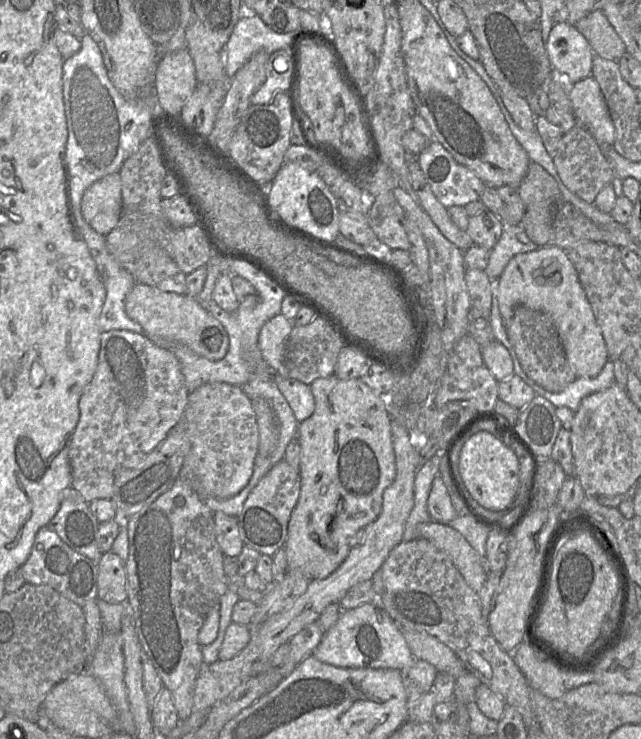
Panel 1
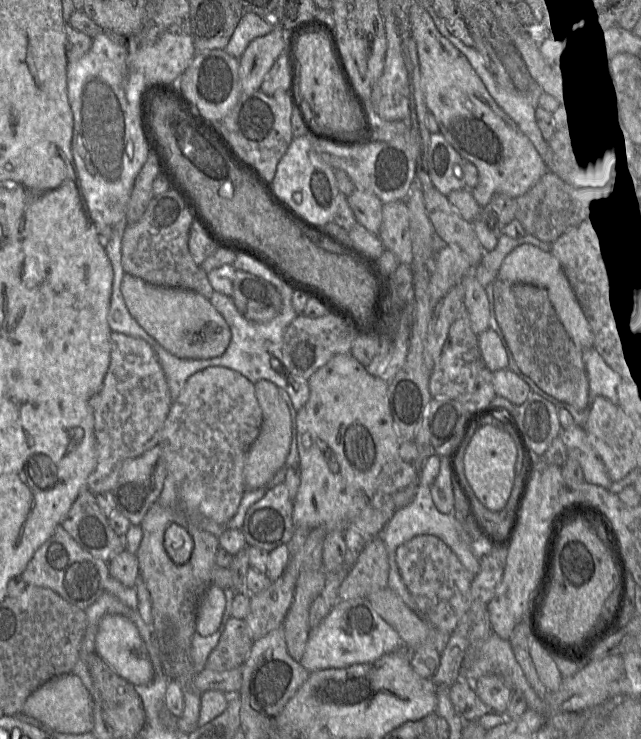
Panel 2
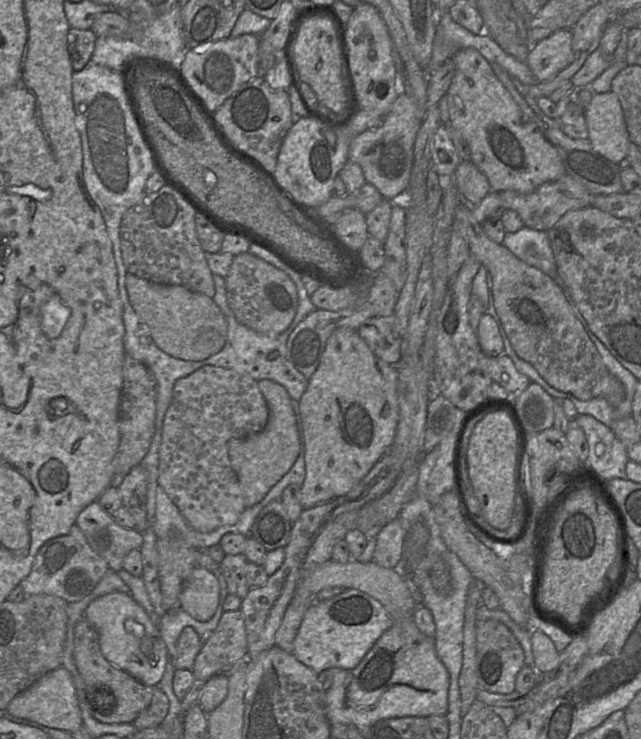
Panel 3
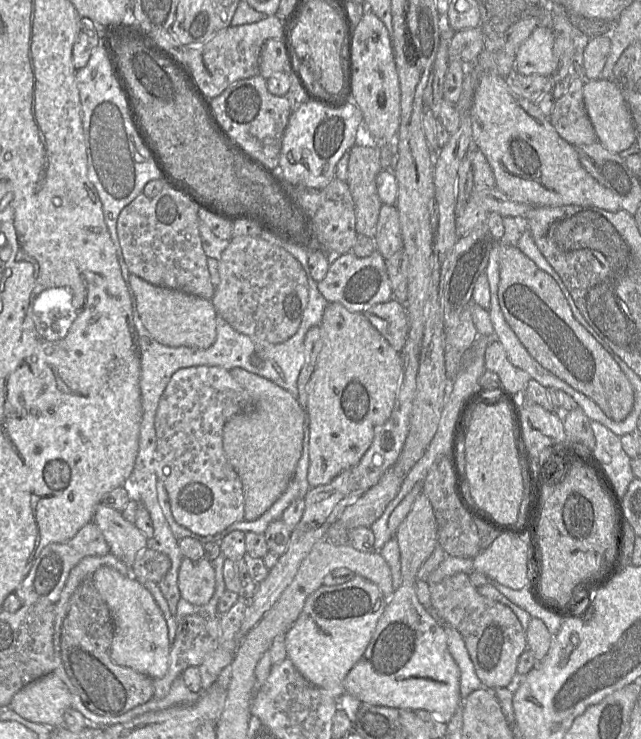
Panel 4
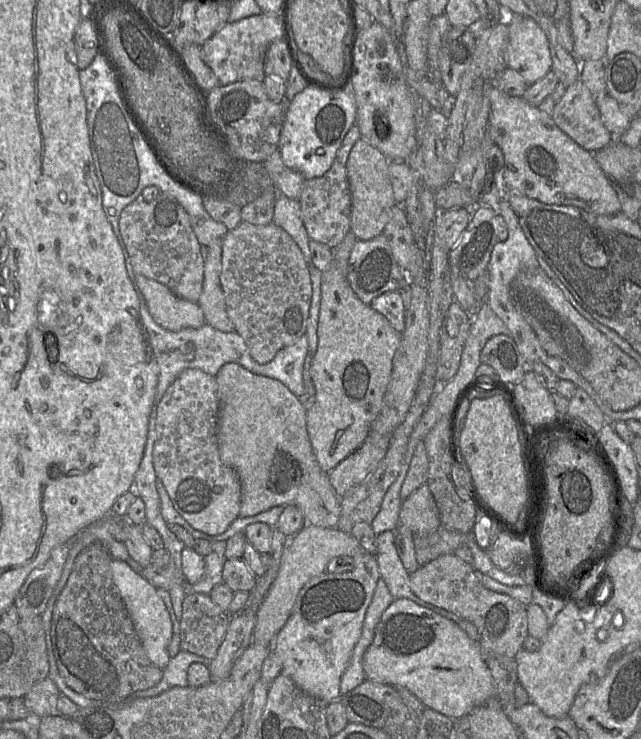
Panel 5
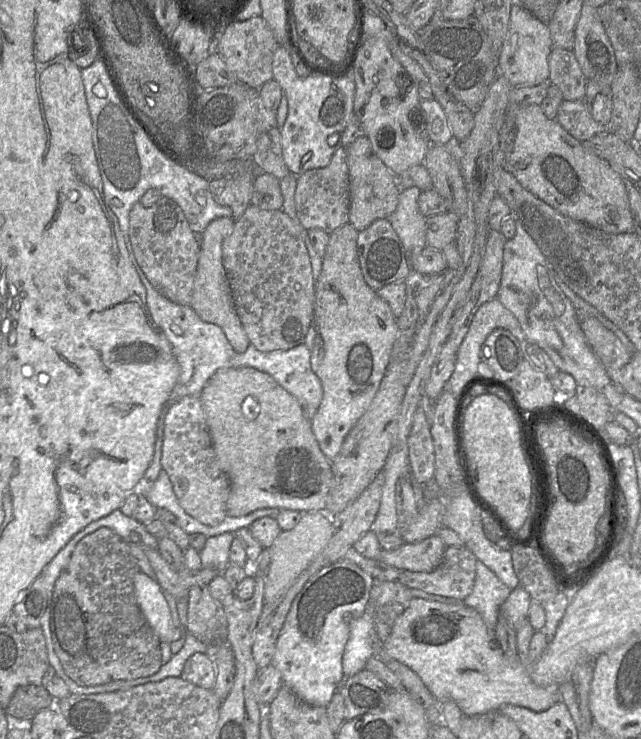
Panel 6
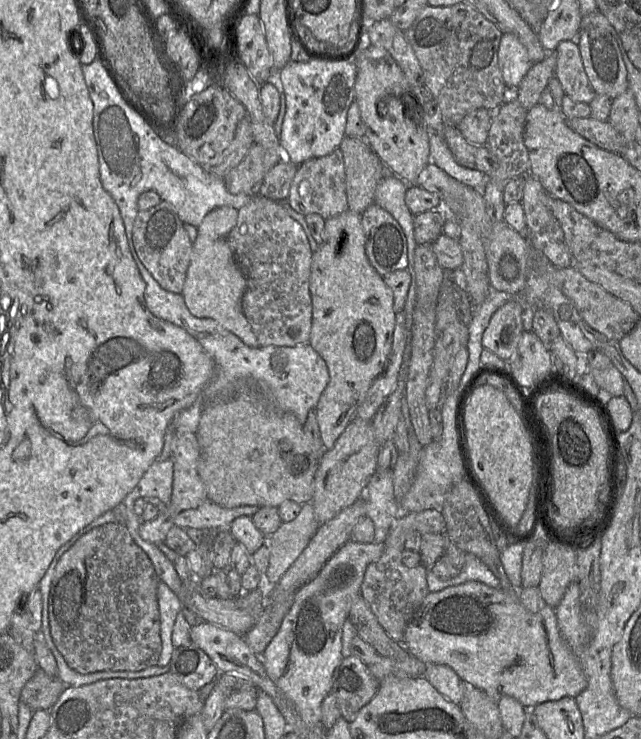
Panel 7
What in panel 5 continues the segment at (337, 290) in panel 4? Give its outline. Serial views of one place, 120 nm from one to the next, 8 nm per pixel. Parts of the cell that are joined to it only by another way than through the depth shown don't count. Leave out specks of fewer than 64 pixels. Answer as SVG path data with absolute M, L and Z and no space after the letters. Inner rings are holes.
M381 234L371 240L355 242L349 256L347 280L356 296L363 303L370 304L382 293L397 290L405 281L405 271L396 262L388 240Z

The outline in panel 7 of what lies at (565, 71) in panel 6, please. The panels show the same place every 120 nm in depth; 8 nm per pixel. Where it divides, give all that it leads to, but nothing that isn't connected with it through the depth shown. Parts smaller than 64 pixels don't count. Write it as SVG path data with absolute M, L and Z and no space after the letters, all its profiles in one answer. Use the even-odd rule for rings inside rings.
M563 41L549 53L555 54L554 76L561 83L565 95L574 101L590 104L597 93L585 72L576 41Z

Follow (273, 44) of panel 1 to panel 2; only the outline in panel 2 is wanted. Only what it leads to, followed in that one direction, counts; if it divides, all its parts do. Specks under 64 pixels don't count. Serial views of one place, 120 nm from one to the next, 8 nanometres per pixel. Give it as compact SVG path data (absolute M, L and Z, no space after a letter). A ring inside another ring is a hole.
M244 12L224 50L239 59L254 39L270 33L277 25L274 19Z

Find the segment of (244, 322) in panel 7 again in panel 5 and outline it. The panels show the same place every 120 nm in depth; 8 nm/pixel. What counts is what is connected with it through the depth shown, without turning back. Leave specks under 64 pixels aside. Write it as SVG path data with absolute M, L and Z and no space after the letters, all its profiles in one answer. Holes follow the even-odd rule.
M215 238L207 246L203 289L197 303L203 311L206 324L223 332L234 332L234 325L227 314L220 283L222 243L222 238Z

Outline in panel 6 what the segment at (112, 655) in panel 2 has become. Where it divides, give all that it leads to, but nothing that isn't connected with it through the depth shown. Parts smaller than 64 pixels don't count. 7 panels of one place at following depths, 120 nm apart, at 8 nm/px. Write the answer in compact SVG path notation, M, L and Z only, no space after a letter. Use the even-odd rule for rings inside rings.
M139 571L134 575L134 594L140 610L160 642L172 643L180 638L163 589L156 579Z

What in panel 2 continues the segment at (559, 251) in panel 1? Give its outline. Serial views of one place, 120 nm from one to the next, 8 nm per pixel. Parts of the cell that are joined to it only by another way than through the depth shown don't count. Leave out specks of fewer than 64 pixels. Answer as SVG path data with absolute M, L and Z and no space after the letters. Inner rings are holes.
M523 244L512 250L504 259L497 279L510 282L526 283L544 288L549 296L557 317L569 337L582 350L594 346L594 334L580 302L569 282L565 271L551 250L545 251L532 244Z

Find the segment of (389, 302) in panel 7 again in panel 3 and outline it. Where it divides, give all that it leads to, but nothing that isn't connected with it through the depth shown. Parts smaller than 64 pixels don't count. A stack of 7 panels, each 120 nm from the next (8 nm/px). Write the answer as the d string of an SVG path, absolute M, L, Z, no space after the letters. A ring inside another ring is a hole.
M339 327L335 329L329 336L319 364L315 372L308 380L307 388L299 400L299 409L305 442L306 468L305 479L300 489L300 502L303 510L347 495L360 483L360 481L369 473L372 467L392 446L398 424L397 379L398 372L396 366L388 364L379 359L371 351L365 340L358 334L356 329Z

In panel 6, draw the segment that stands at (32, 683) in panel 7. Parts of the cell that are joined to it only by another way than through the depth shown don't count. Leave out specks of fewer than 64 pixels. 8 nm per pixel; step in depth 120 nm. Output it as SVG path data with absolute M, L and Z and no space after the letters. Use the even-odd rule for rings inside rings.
M26 685L19 687L5 709L7 717L32 721L37 713L54 708L55 699L43 686Z

